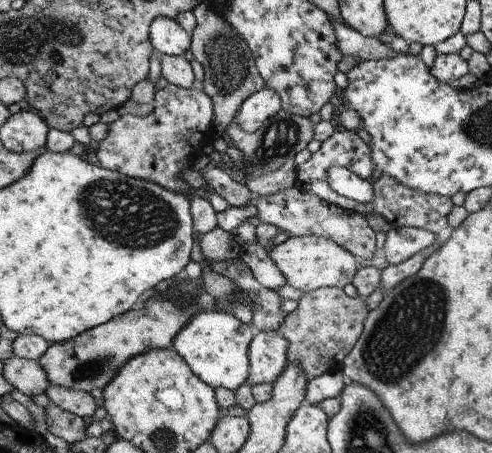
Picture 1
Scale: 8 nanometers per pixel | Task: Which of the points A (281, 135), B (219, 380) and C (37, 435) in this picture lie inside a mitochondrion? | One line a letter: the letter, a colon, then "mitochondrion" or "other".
A: mitochondrion
B: other
C: other

